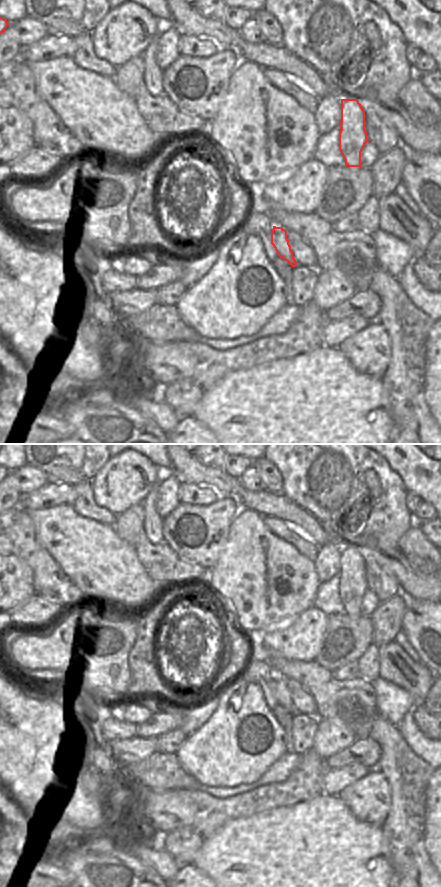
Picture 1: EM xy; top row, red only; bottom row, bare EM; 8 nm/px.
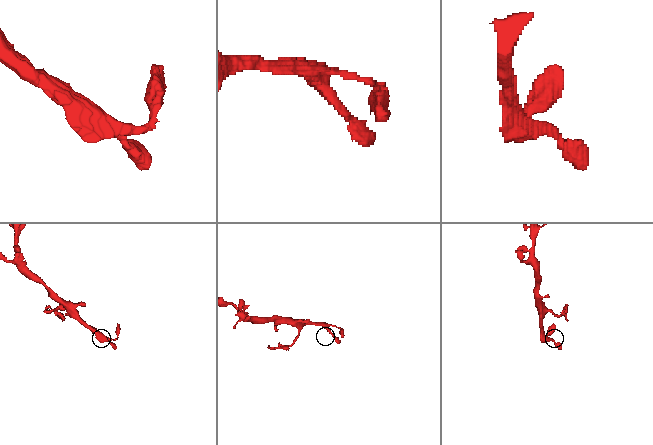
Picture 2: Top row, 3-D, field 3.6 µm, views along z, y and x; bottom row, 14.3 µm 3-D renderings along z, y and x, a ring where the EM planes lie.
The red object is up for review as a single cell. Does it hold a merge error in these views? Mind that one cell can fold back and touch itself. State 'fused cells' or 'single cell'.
single cell

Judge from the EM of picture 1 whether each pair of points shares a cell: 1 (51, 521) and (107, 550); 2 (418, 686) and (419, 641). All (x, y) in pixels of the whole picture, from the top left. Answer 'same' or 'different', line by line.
1: same
2: different

